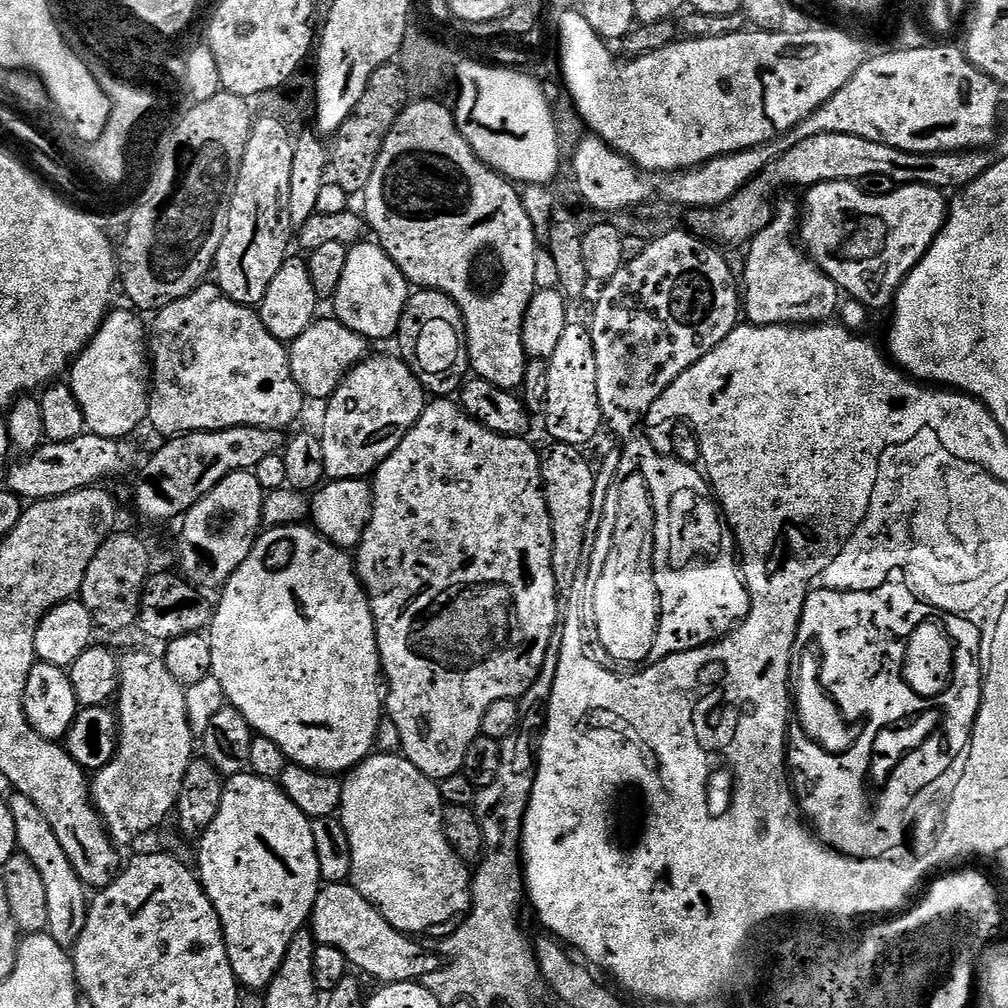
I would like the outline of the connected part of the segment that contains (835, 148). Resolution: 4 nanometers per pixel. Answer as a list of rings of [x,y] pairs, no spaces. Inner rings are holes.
[[[818,134],[814,138],[800,140],[798,146],[786,150],[778,159],[770,161],[763,172],[751,180],[738,194],[731,196],[717,208],[694,208],[687,213],[687,227],[702,240],[716,246],[724,244],[747,245],[768,223],[772,208],[768,199],[775,188],[792,188],[797,184],[800,190],[807,190],[822,182],[850,180],[858,182],[866,174],[890,174],[897,186],[902,184],[925,184],[941,190],[959,190],[970,182],[982,178],[994,163],[993,157],[984,150],[966,152],[907,152],[882,142],[870,142],[850,134]]]

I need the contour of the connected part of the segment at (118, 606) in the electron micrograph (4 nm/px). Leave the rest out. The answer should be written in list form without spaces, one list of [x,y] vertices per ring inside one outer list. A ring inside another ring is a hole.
[[[119,532],[102,542],[98,554],[94,554],[94,562],[90,562],[86,570],[86,578],[82,578],[78,593],[80,603],[90,610],[93,625],[108,632],[124,632],[139,621],[144,584],[150,575],[147,546],[136,536]]]

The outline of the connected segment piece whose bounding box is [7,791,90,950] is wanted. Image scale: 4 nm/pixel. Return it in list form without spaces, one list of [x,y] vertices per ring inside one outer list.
[[[13,791],[7,797],[10,814],[14,814],[16,827],[16,847],[23,855],[30,858],[34,870],[42,874],[42,886],[46,890],[46,910],[48,911],[47,933],[58,942],[58,946],[69,950],[75,948],[78,938],[82,938],[82,930],[86,930],[86,918],[90,903],[90,892],[82,882],[82,878],[74,870],[70,858],[66,858],[66,850],[58,843],[54,830],[50,830],[50,822],[46,822],[42,810],[26,798],[26,794]]]

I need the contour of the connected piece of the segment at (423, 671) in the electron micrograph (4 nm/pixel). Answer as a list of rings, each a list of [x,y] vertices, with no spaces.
[[[436,398],[425,403],[424,412],[416,425],[409,430],[406,438],[402,438],[394,454],[376,467],[370,480],[372,517],[359,548],[355,549],[354,563],[376,623],[380,667],[386,681],[386,715],[402,734],[402,755],[418,766],[422,774],[437,782],[463,769],[466,750],[470,750],[470,742],[480,735],[482,714],[486,714],[486,706],[490,706],[490,702],[524,698],[528,691],[533,691],[542,662],[546,662],[550,634],[554,634],[554,626],[562,616],[561,601],[556,601],[558,593],[552,569],[552,527],[544,497],[544,483],[540,480],[540,452],[532,449],[526,441],[518,436],[503,436],[482,426],[467,416],[455,399]]]

